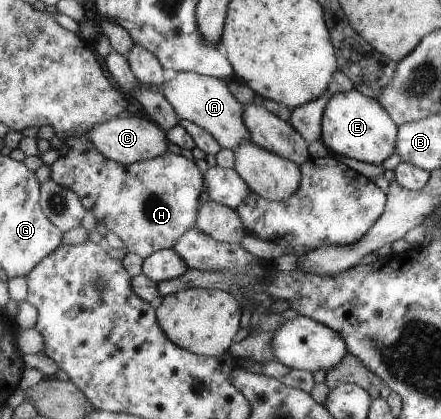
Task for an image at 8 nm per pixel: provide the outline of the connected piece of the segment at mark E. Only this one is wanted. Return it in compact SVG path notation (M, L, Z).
M356 88L346 93L333 94L323 117L322 142L329 154L338 154L358 161L384 163L397 153L399 125L389 111L377 100Z

